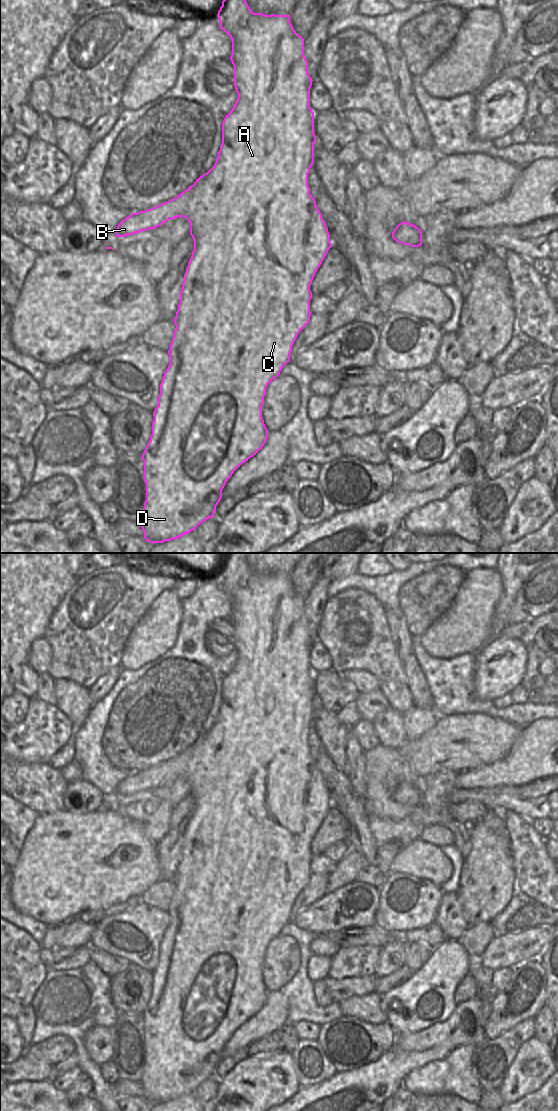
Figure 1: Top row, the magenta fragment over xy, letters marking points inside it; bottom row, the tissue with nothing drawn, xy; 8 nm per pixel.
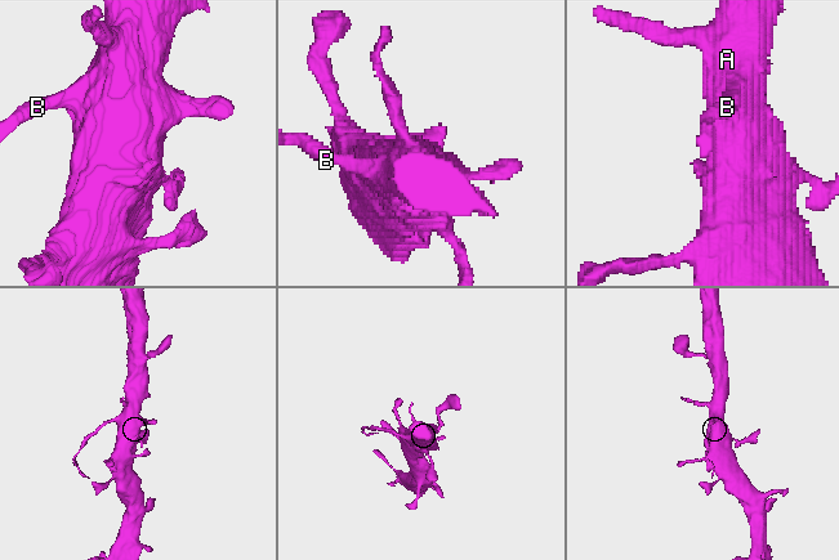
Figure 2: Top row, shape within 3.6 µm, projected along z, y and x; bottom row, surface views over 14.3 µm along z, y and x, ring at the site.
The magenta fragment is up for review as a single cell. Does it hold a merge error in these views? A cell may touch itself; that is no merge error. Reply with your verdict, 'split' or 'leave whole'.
split

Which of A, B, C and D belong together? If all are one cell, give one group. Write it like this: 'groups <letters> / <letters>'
groups A C D / B

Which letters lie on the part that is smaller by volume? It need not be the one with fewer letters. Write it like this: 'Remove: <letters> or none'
Remove: B

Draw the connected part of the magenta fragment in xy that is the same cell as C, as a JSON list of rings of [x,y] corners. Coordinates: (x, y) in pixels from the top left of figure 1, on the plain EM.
[[[226,553],[217,574],[220,588],[232,600],[230,620],[234,626],[234,646],[238,658],[222,682],[222,704],[214,726],[177,757],[136,773],[139,779],[146,780],[147,790],[155,789],[169,779],[185,777],[190,784],[190,795],[194,800],[194,810],[184,834],[180,862],[174,878],[176,888],[168,910],[170,924],[164,932],[160,944],[158,966],[153,972],[152,994],[142,1014],[146,1060],[140,1084],[144,1098],[149,1103],[163,1103],[177,1099],[193,1091],[207,1079],[214,1077],[226,1042],[243,1023],[256,1015],[264,1006],[268,998],[268,990],[262,978],[266,948],[273,939],[280,935],[282,928],[290,921],[292,906],[298,894],[310,880],[312,874],[310,872],[312,858],[310,846],[328,810],[332,807],[328,788],[308,746],[308,734],[314,723],[316,696],[314,694],[314,672],[310,668],[310,648],[313,640],[308,634],[308,622],[304,616],[304,599],[294,590],[290,582],[290,575],[253,573],[246,562],[247,554]]]

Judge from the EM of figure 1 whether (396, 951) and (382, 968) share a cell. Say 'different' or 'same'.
same

